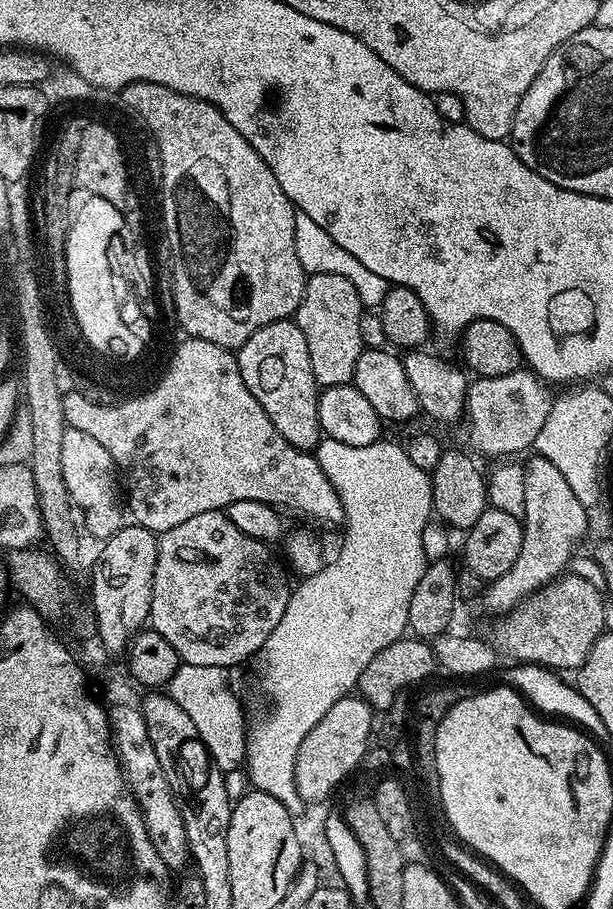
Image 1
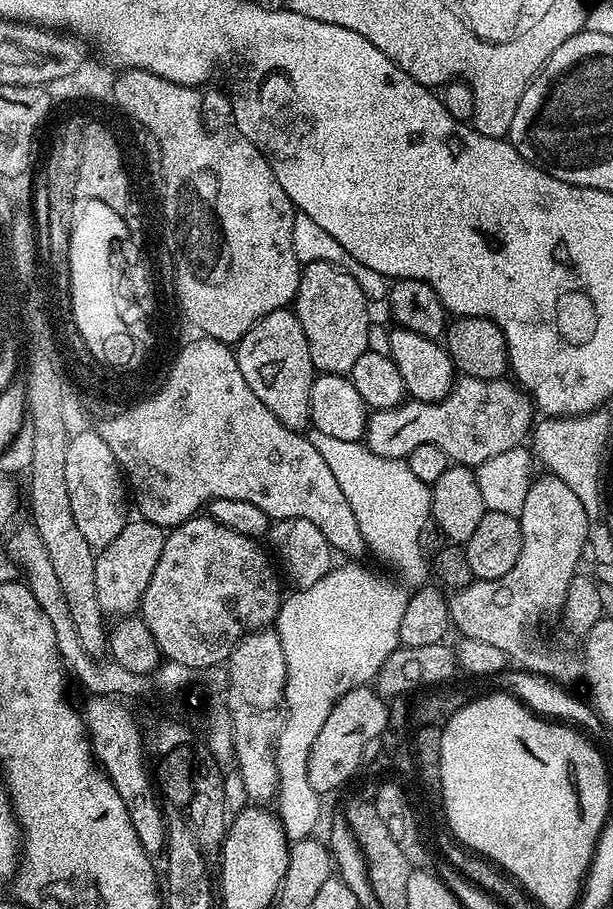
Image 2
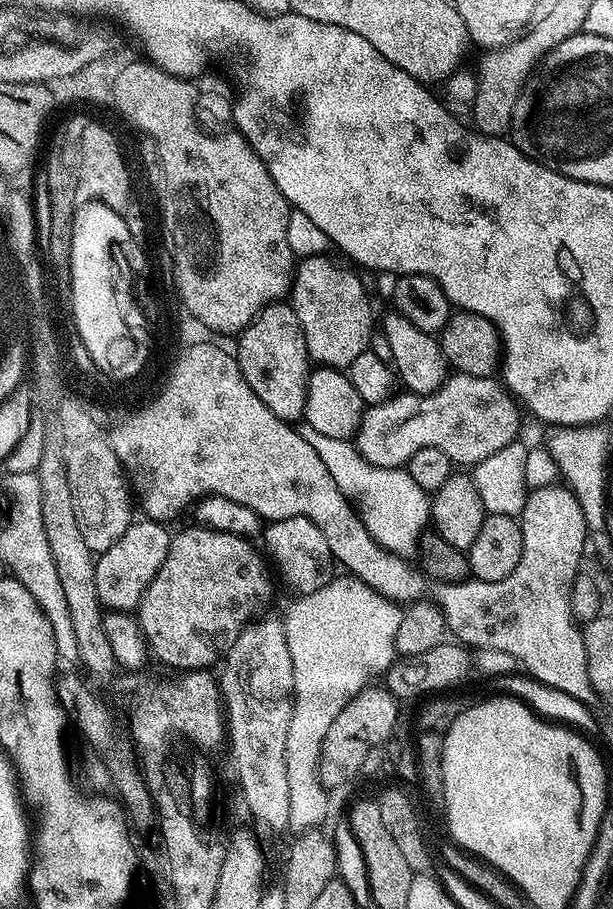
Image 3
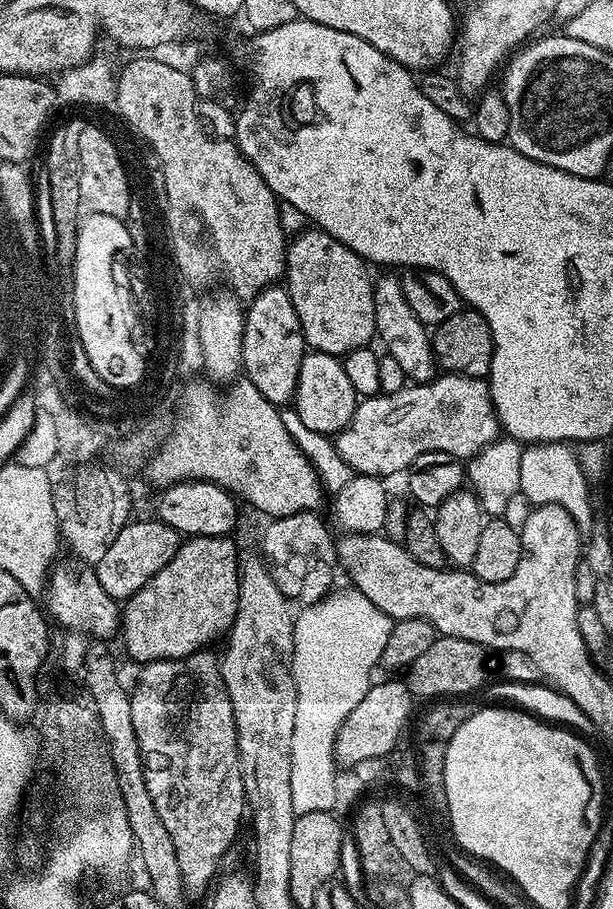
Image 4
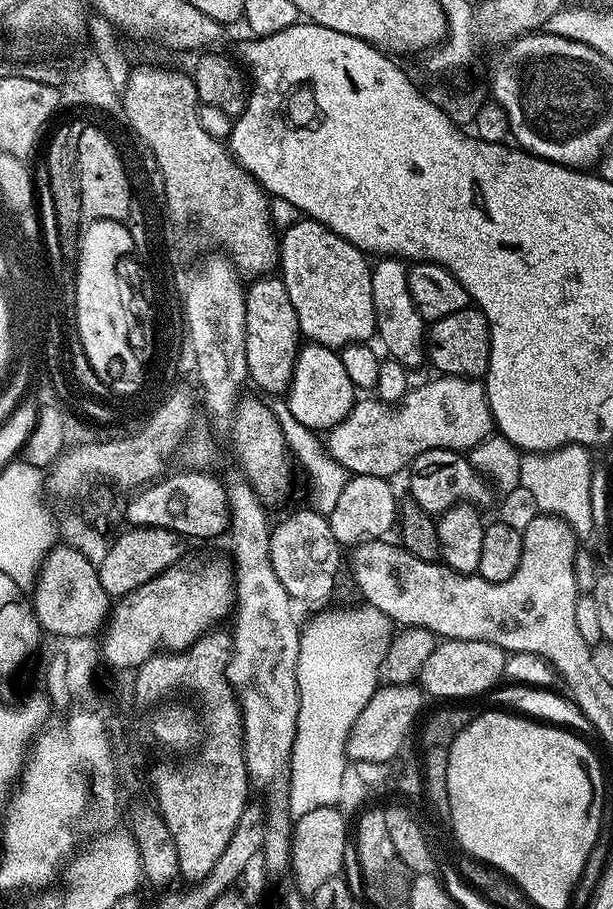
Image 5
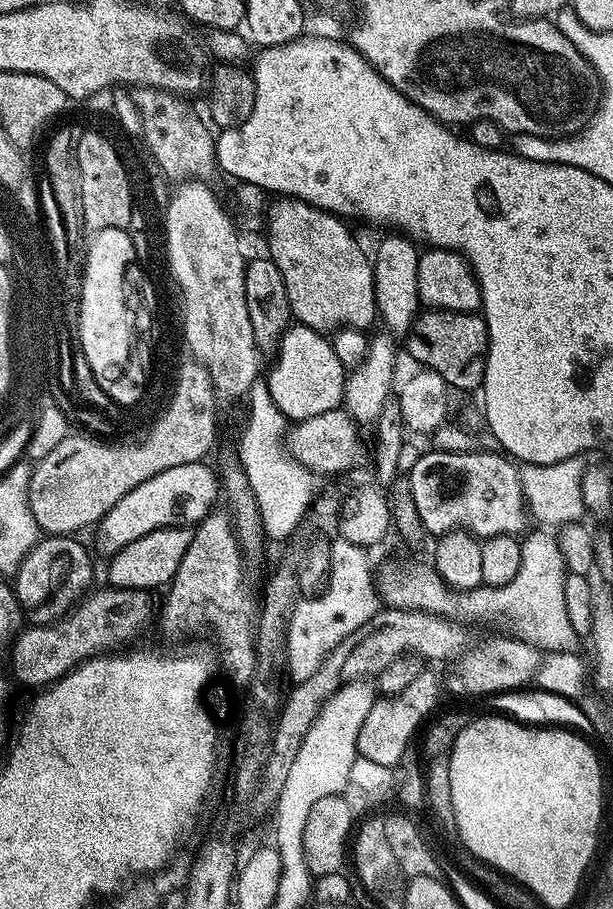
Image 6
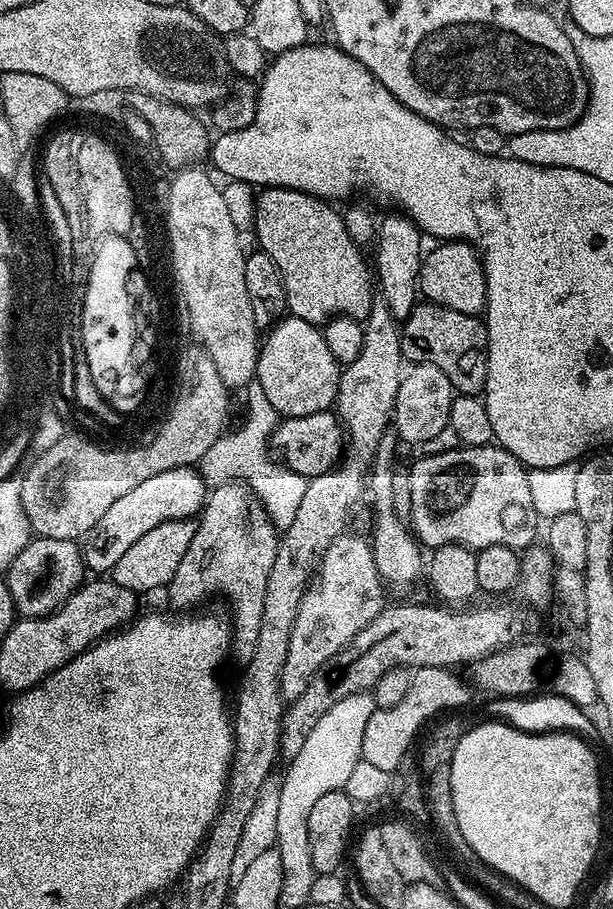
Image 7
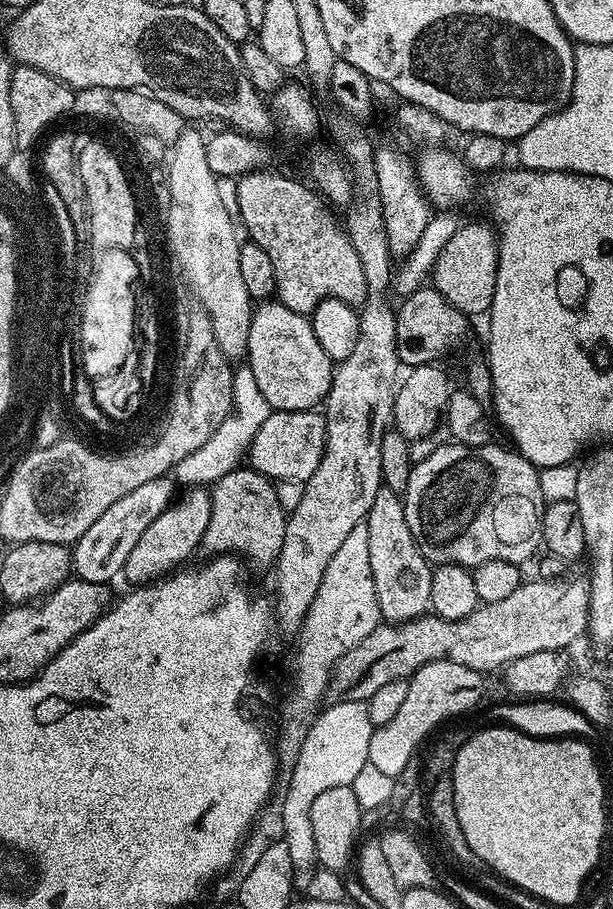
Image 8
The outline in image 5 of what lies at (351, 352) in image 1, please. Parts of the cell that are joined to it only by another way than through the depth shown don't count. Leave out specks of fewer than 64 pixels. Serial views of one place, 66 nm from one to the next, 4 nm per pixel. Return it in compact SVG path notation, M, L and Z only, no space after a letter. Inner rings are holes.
M301 218L283 229L278 243L278 275L286 286L286 294L290 294L294 314L298 314L301 337L333 350L371 341L376 336L376 315L369 257L311 218Z

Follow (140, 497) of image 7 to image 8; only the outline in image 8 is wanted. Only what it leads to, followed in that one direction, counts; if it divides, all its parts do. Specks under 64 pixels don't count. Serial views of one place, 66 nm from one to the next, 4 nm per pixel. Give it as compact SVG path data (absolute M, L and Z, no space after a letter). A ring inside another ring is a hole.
M159 476L154 482L138 486L138 490L130 490L126 498L118 498L118 502L114 502L114 506L110 506L110 510L106 510L106 514L102 514L102 518L98 518L98 522L94 522L94 526L90 526L90 530L86 530L71 549L75 575L86 582L99 584L108 584L115 576L119 577L130 550L134 550L146 526L150 526L150 522L154 522L154 518L173 503L171 483L173 481L168 476Z

